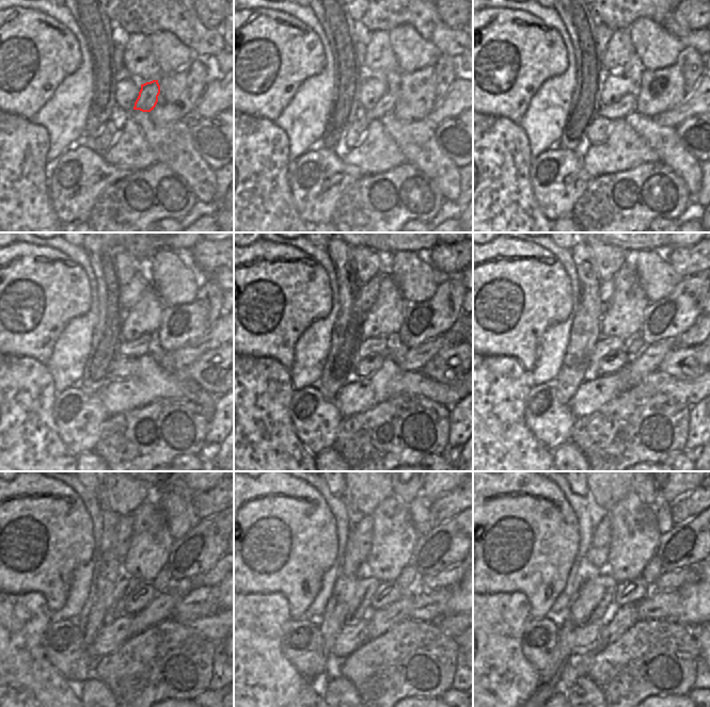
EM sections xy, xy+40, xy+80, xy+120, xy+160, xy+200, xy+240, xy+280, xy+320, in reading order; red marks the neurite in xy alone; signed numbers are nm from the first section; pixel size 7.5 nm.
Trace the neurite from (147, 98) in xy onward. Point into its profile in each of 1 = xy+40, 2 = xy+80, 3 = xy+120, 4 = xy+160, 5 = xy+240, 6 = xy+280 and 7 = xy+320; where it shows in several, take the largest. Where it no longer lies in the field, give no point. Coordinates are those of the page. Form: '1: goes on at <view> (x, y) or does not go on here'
1: goes on at xy+40 (385, 105)
2: goes on at xy+80 (620, 109)
3: goes on at xy+120 (140, 347)
4: goes on at xy+160 (380, 343)
5: goes on at xy+240 (123, 588)
6: goes on at xy+280 (358, 608)
7: goes on at xy+320 (594, 601)

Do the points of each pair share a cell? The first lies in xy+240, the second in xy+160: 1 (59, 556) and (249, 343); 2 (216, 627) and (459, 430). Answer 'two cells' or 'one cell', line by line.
1: one cell
2: two cells

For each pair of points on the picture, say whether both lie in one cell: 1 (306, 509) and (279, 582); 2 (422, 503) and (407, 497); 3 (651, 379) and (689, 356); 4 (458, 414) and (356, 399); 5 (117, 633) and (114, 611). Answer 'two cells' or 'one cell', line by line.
1: one cell
2: two cells
3: two cells
4: two cells
5: two cells

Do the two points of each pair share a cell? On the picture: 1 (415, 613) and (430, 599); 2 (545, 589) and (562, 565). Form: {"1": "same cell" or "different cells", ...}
{"1": "same cell", "2": "same cell"}

